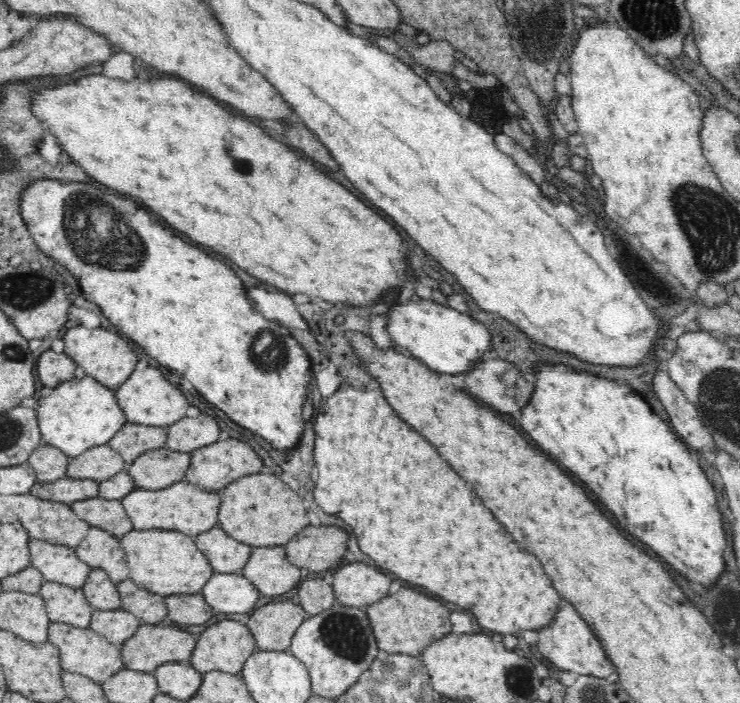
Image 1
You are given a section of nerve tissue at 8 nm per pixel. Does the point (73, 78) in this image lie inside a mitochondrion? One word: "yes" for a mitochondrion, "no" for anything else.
no

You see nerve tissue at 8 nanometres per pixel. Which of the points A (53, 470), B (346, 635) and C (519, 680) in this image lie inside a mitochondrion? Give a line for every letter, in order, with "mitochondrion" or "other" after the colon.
A: other
B: mitochondrion
C: mitochondrion

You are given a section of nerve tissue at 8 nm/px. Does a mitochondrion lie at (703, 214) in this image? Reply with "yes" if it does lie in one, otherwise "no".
yes

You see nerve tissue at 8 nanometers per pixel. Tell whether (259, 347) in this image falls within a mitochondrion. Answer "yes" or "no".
yes

